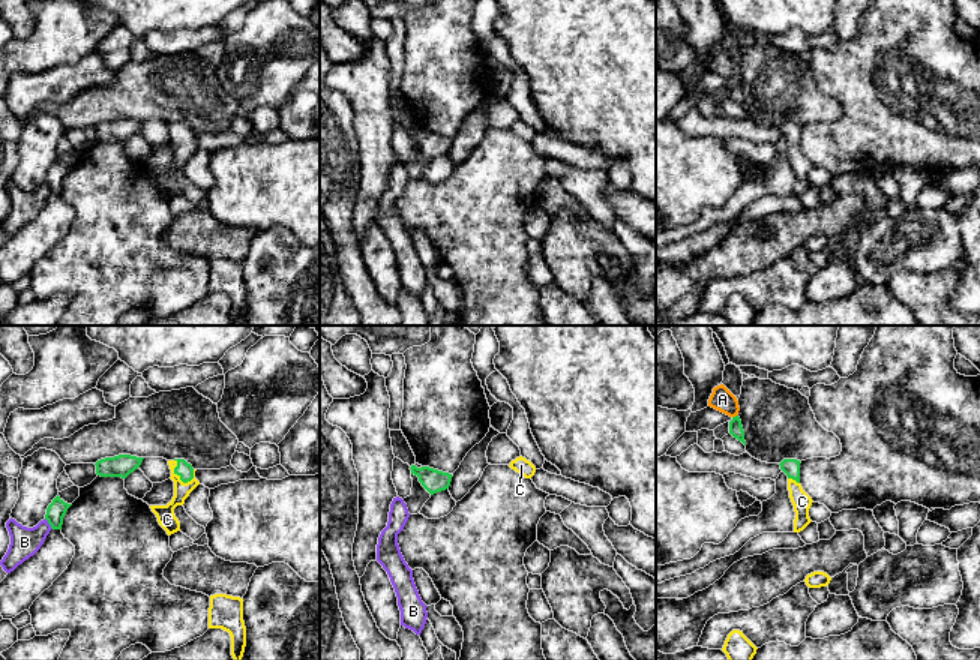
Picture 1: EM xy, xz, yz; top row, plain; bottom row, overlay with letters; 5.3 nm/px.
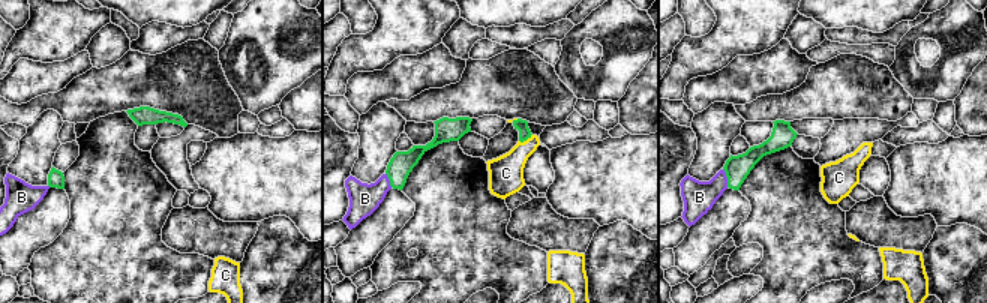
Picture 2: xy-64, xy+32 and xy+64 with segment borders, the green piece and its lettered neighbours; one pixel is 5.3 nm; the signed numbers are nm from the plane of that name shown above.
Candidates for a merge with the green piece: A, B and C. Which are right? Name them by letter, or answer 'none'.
C

